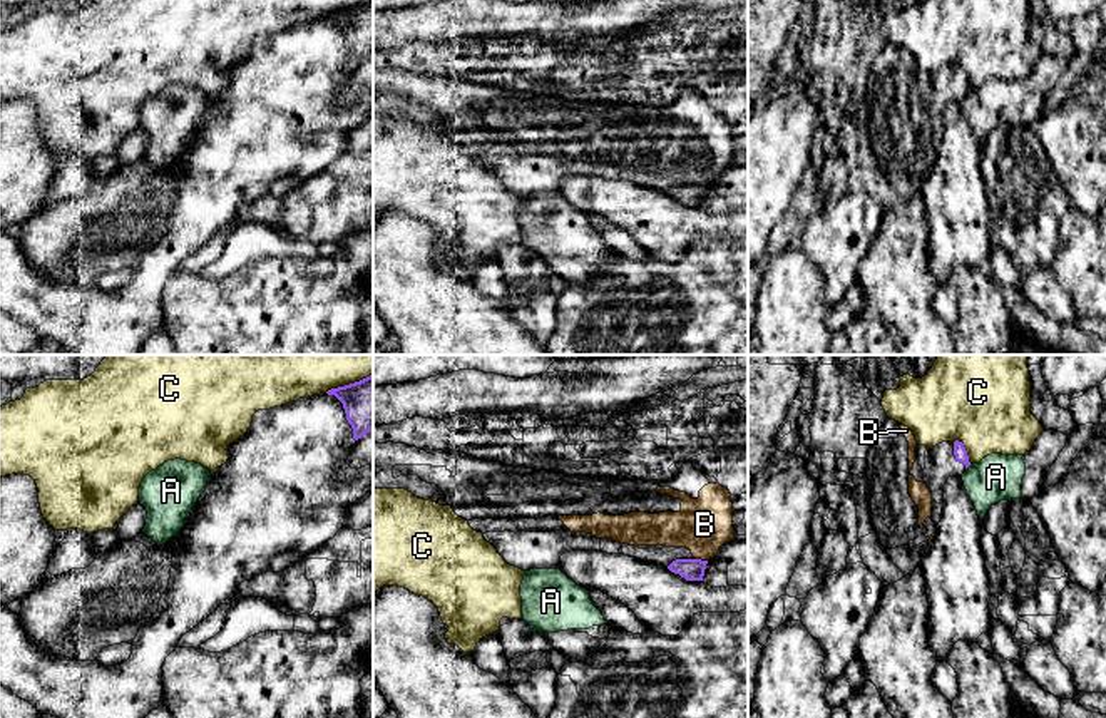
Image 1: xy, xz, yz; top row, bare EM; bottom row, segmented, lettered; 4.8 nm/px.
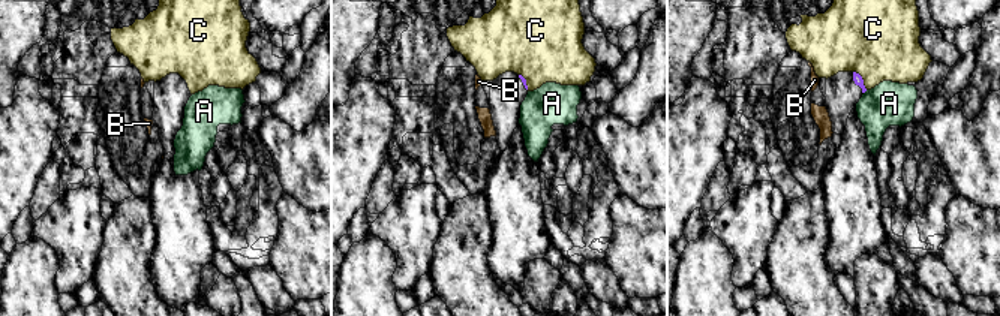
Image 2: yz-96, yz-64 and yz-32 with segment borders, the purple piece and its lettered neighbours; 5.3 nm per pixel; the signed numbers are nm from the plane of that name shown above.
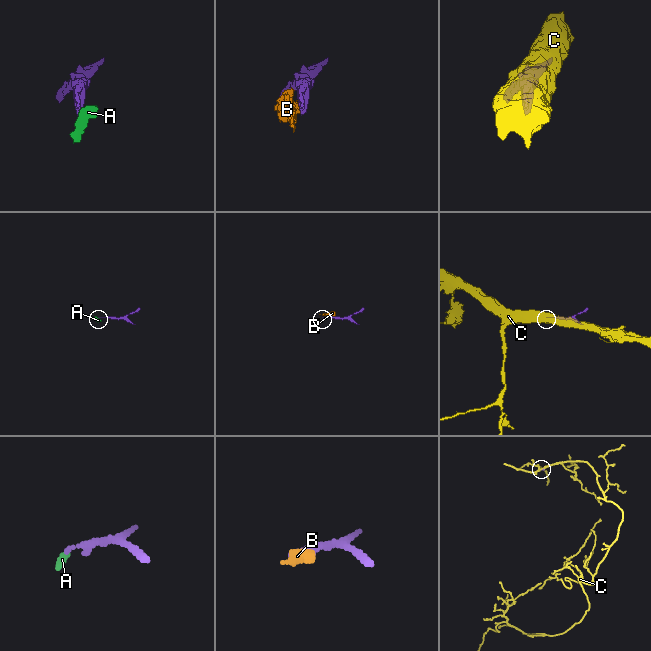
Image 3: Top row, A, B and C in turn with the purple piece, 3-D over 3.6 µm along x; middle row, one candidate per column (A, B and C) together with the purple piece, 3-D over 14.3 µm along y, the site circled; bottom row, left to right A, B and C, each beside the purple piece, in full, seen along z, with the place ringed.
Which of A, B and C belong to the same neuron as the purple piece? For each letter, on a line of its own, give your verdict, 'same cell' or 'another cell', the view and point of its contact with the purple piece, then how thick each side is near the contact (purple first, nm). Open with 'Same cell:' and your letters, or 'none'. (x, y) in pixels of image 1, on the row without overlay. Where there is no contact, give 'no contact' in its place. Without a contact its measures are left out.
Same cell: B
A: another cell | yz (967, 91) | 60/220 nm
B: same cell | xz (700, 184) | 110/260 nm
C: another cell | yz (966, 76) | 60/380 nm

